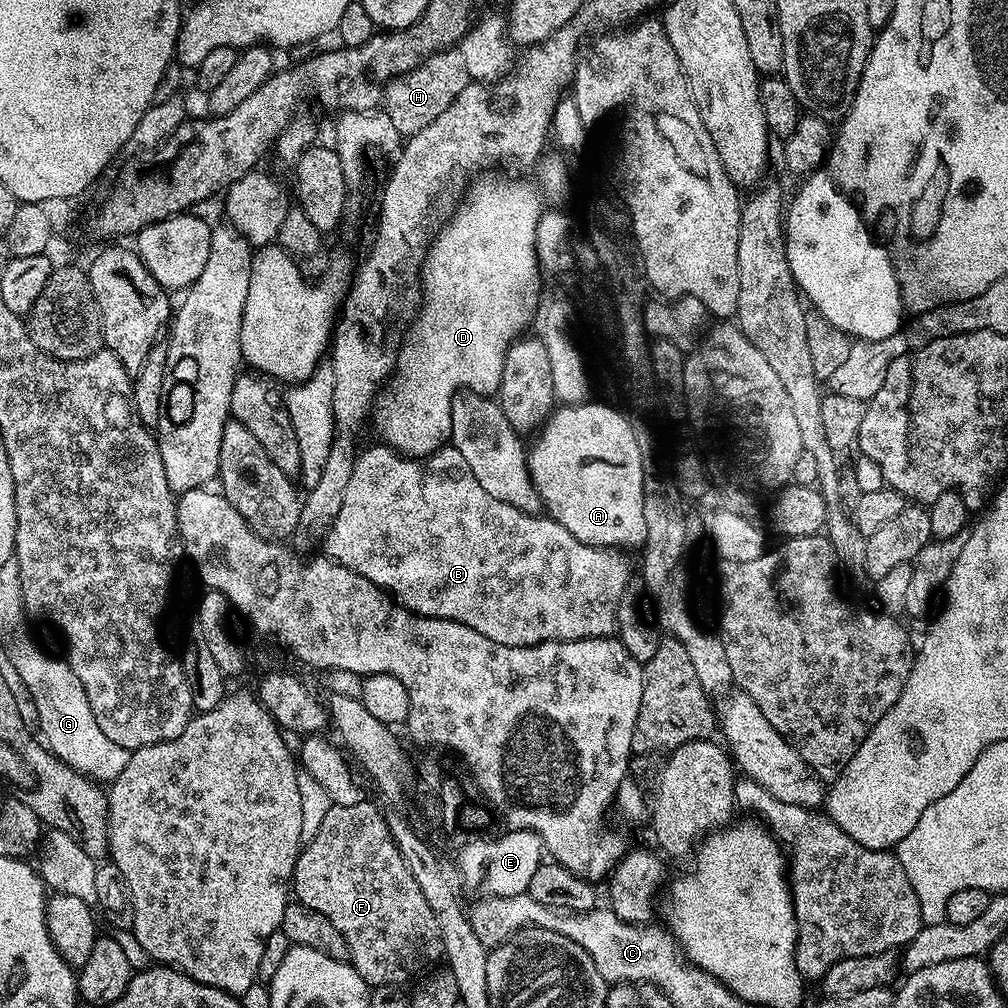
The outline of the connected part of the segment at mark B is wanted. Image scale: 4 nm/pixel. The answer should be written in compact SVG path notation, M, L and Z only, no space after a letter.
M387 446L368 448L357 455L354 462L354 474L350 474L350 484L346 486L346 495L342 497L342 510L338 510L338 518L323 533L323 551L328 559L337 560L342 566L362 574L370 582L391 594L403 607L409 608L420 616L433 616L443 620L462 622L482 634L486 634L494 642L502 642L502 646L534 646L551 640L585 640L599 636L615 637L616 615L622 594L629 580L633 579L632 564L623 556L621 549L596 547L583 544L559 520L547 514L533 514L518 510L518 506L510 506L510 502L500 502L491 494L482 490L478 478L474 478L474 470L466 466L466 458L458 454L458 450L445 446L423 459L402 456Z

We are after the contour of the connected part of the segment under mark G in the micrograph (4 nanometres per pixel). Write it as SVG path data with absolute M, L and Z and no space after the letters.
M19 640L12 642L17 644L9 646L8 660L12 663L21 686L32 699L36 720L40 723L39 735L48 751L90 780L116 780L126 766L129 749L118 746L118 742L113 742L111 738L106 738L102 726L98 726L94 719L94 710L90 710L90 698L86 698L86 690L82 690L82 682L78 682L67 659L60 657L59 660L58 657L43 652L38 645L31 644L28 640Z

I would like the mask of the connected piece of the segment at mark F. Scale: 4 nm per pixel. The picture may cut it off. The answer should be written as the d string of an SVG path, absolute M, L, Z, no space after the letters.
M362 798L358 802L354 802L354 806L333 804L330 810L326 810L326 818L322 818L322 826L318 826L318 834L314 834L314 838L307 841L301 847L300 856L296 859L296 869L292 871L290 888L299 903L310 906L310 910L318 910L318 914L326 914L326 918L330 918L330 922L334 922L335 928L338 929L338 934L342 934L342 938L346 938L348 960L351 966L362 976L369 986L403 985L403 980L410 979L409 981L411 981L413 977L423 973L425 969L435 965L443 957L444 943L442 942L440 927L438 926L438 918L434 918L434 910L430 910L430 906L427 904L426 898L418 886L418 882L414 882L414 874L410 874L410 866L406 866L406 862L402 858L402 854L390 834L388 816L385 813L380 813L368 801L368 798Z

